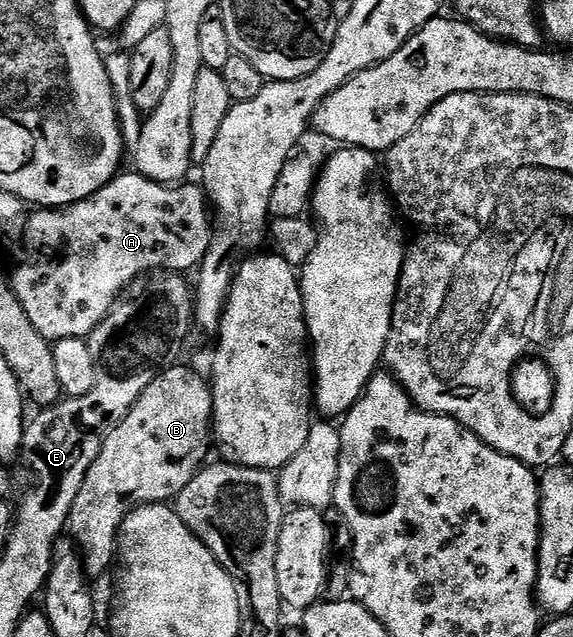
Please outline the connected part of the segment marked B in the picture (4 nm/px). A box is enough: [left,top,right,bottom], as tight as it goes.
[68,365,214,580]

